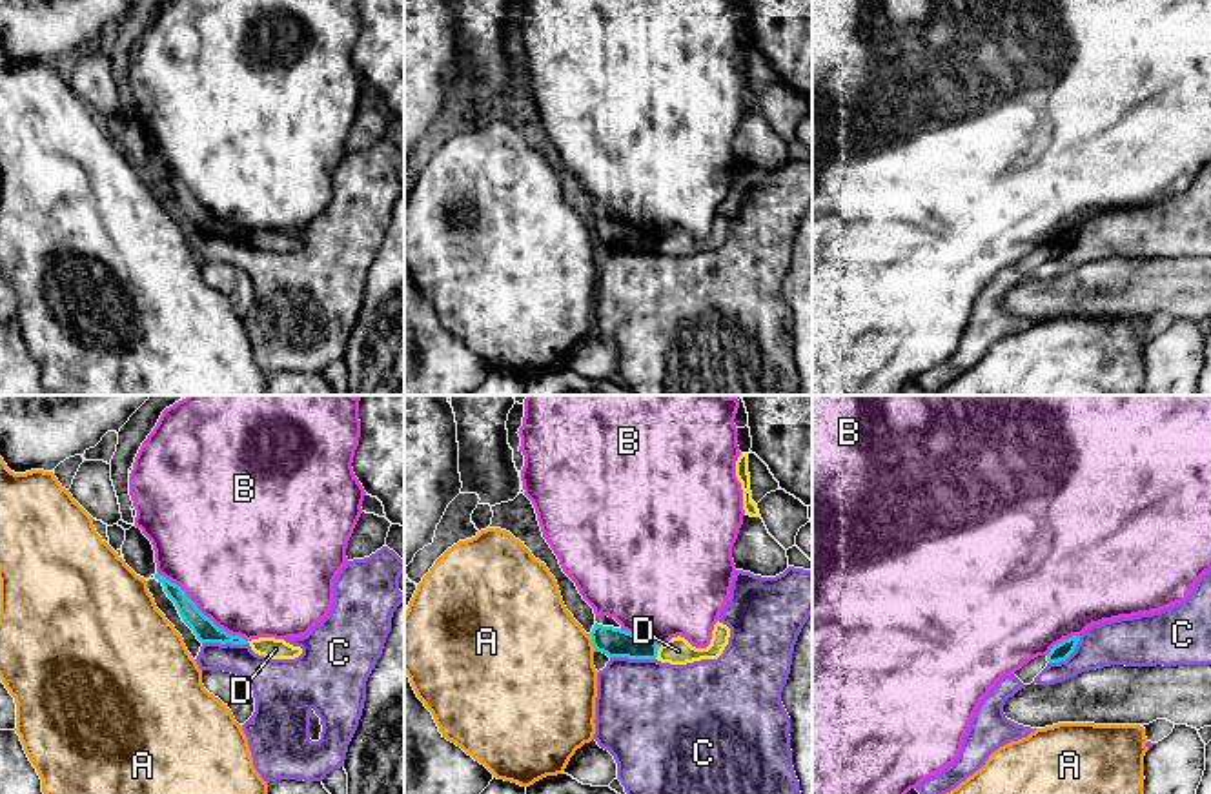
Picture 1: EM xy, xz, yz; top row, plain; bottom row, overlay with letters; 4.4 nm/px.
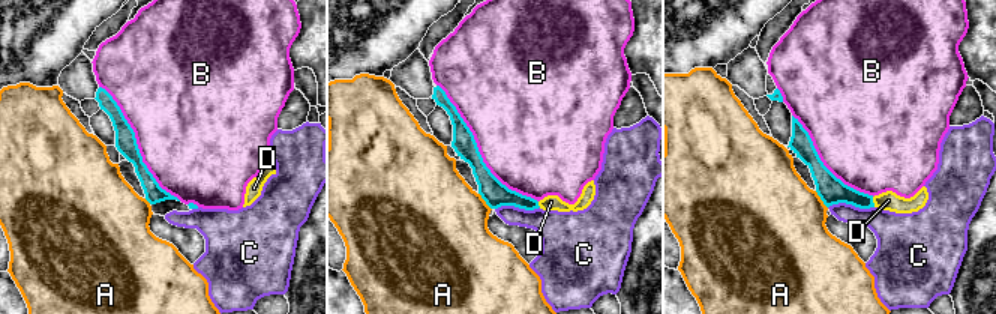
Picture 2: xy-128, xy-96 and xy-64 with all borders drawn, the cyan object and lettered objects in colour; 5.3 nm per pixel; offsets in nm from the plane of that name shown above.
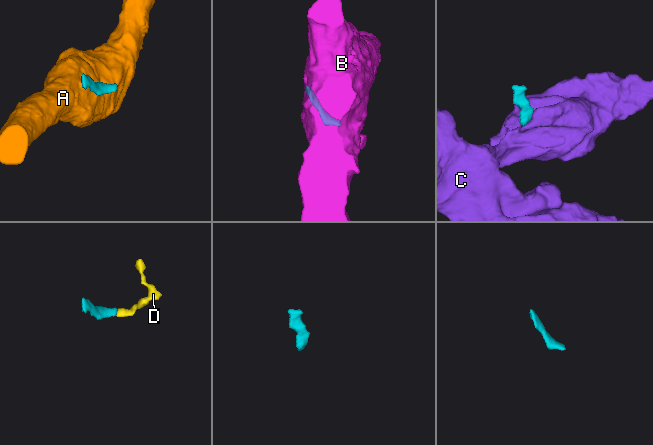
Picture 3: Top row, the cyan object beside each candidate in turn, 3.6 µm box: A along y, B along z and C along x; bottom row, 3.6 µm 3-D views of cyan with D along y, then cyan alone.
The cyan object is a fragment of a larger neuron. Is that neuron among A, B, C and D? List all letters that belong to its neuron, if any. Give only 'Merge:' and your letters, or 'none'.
Merge: D

